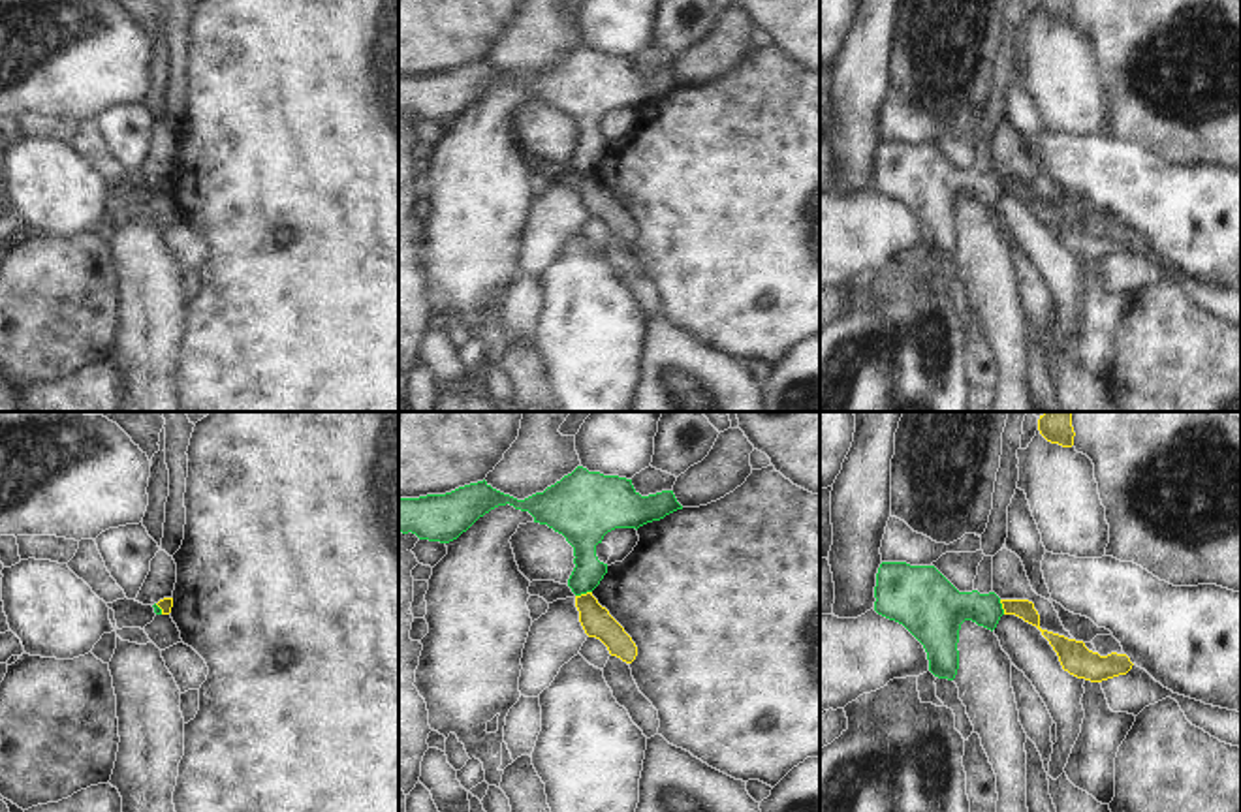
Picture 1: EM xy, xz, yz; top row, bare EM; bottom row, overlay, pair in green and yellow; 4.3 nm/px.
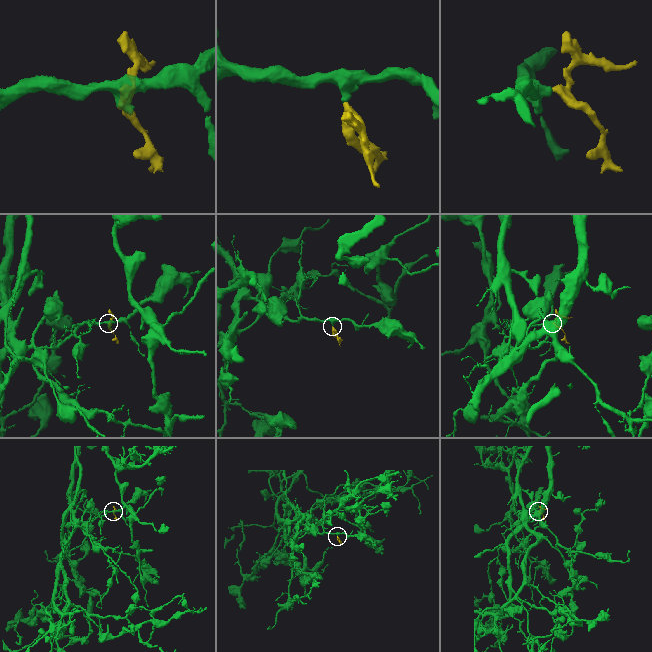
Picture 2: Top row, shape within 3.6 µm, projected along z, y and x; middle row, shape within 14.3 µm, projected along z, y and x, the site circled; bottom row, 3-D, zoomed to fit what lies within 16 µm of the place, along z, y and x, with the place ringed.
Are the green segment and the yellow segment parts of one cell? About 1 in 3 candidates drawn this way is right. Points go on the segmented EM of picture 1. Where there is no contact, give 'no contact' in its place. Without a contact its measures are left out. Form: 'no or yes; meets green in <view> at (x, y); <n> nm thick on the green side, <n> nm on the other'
no; meets green in xz at (583, 593); 150 nm thick on the green side, 130 nm on the other

